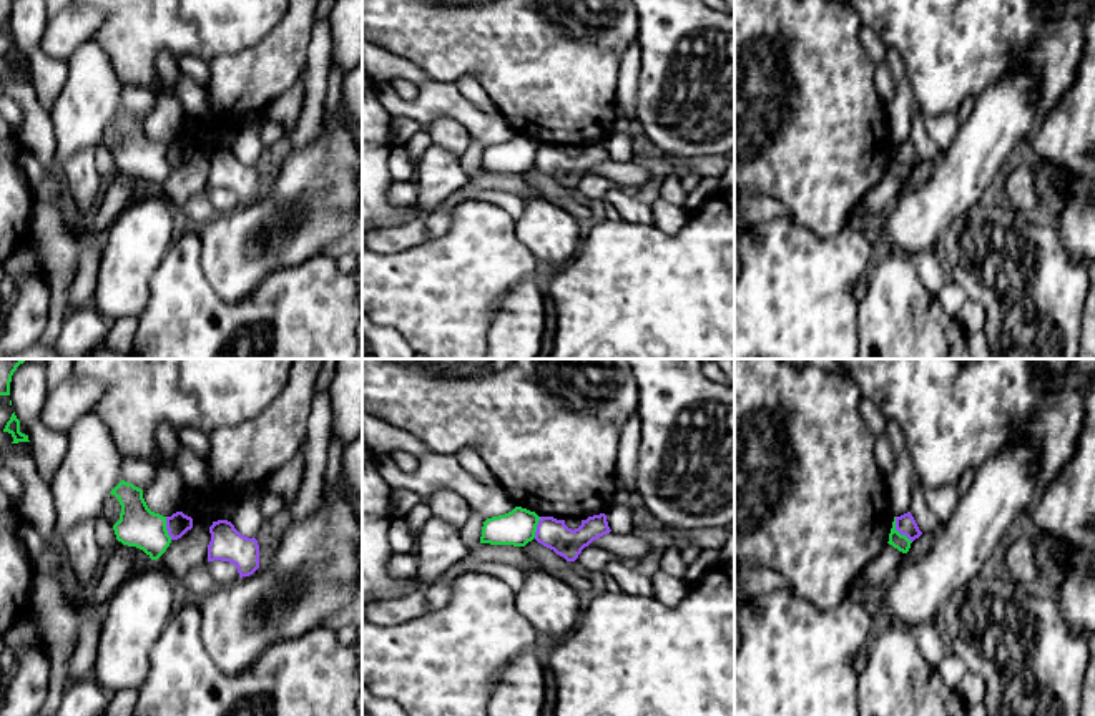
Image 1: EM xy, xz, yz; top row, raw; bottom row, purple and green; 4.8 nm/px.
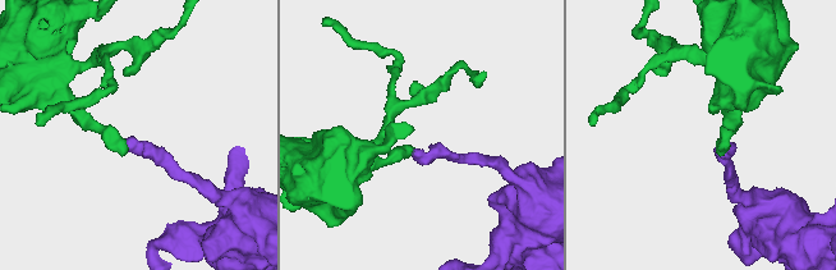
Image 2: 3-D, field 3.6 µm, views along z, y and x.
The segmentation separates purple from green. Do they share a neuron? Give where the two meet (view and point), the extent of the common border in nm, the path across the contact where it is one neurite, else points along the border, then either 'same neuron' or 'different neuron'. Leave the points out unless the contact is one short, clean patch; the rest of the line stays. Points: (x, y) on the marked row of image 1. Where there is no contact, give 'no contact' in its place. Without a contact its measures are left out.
contact yz (898, 530); length 150 nm; different neuron

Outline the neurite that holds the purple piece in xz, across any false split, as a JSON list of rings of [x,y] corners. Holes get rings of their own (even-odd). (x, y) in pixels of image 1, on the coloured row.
[[[605,513],[582,520],[582,525],[575,530],[568,528],[565,520],[540,517],[535,540],[567,562],[575,562],[585,547],[610,532]]]

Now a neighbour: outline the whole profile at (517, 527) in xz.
[[[515,507],[484,522],[480,543],[525,547],[535,538],[538,520],[535,512]]]

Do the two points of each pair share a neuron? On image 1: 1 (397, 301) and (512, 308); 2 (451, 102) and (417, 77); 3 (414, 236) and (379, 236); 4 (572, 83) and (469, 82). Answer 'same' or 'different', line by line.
1: different
2: different
3: same
4: different

